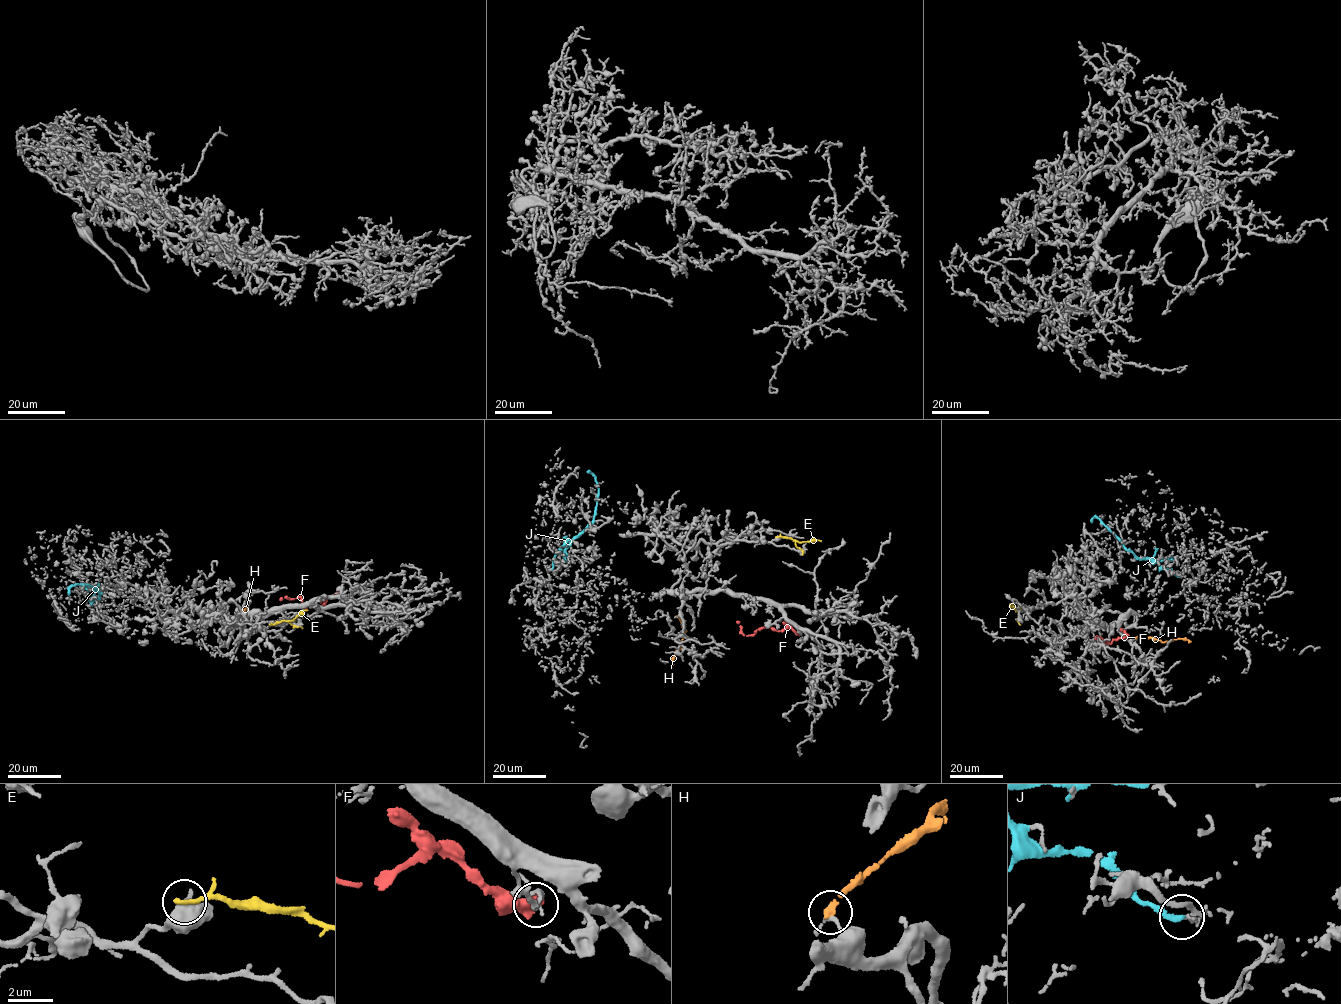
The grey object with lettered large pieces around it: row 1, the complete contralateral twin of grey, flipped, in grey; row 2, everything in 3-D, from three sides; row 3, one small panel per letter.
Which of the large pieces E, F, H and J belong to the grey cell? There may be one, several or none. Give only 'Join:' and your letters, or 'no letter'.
Join: no letter

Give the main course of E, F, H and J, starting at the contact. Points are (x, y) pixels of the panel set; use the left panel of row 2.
E: (270, 624), (291, 621), (307, 610)
F: (339, 592), (321, 605), (305, 607), (298, 597), (280, 600)
H: (231, 622), (246, 608), (245, 600), (249, 595)
J: (94, 601), (88, 600), (100, 593), (87, 584), (74, 585), (68, 595)

